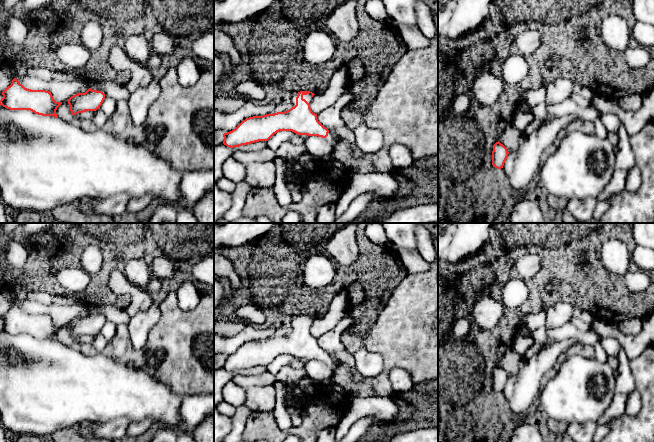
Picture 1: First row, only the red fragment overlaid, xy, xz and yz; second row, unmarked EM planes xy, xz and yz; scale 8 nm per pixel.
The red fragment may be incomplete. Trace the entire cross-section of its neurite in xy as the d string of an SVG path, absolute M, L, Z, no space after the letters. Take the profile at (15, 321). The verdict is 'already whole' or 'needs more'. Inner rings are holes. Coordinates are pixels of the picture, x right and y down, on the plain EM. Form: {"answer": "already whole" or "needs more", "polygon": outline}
{"answer": "already whole", "polygon": "M14 302L11 309L2 316L2 319L3 322L0 324L0 329L3 331L10 334L30 334L42 340L53 340L58 342L56 334L62 328L62 326L56 326L53 323L51 316L46 314L27 313L16 302Z"}

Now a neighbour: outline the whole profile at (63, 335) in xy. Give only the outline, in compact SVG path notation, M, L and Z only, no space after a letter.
M65 324L62 326L62 328L57 332L56 338L58 342L61 342L67 346L72 346L74 340L72 339L70 335L70 330L68 328L68 325Z

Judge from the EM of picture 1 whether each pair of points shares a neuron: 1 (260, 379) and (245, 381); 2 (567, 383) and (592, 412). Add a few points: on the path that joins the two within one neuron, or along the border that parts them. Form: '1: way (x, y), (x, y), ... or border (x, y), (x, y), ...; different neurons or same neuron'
1: way (256, 380), (249, 380); same neuron
2: way (574, 390), (589, 405); same neuron

